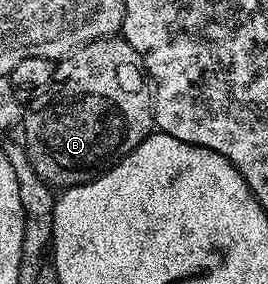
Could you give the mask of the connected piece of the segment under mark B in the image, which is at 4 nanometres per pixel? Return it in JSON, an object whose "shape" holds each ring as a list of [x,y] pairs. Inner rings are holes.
{"shape":[[[122,36],[90,41],[62,58],[55,66],[51,88],[32,97],[21,117],[22,140],[37,175],[51,187],[84,185],[99,177],[136,149],[153,132],[153,89],[141,55]]]}

